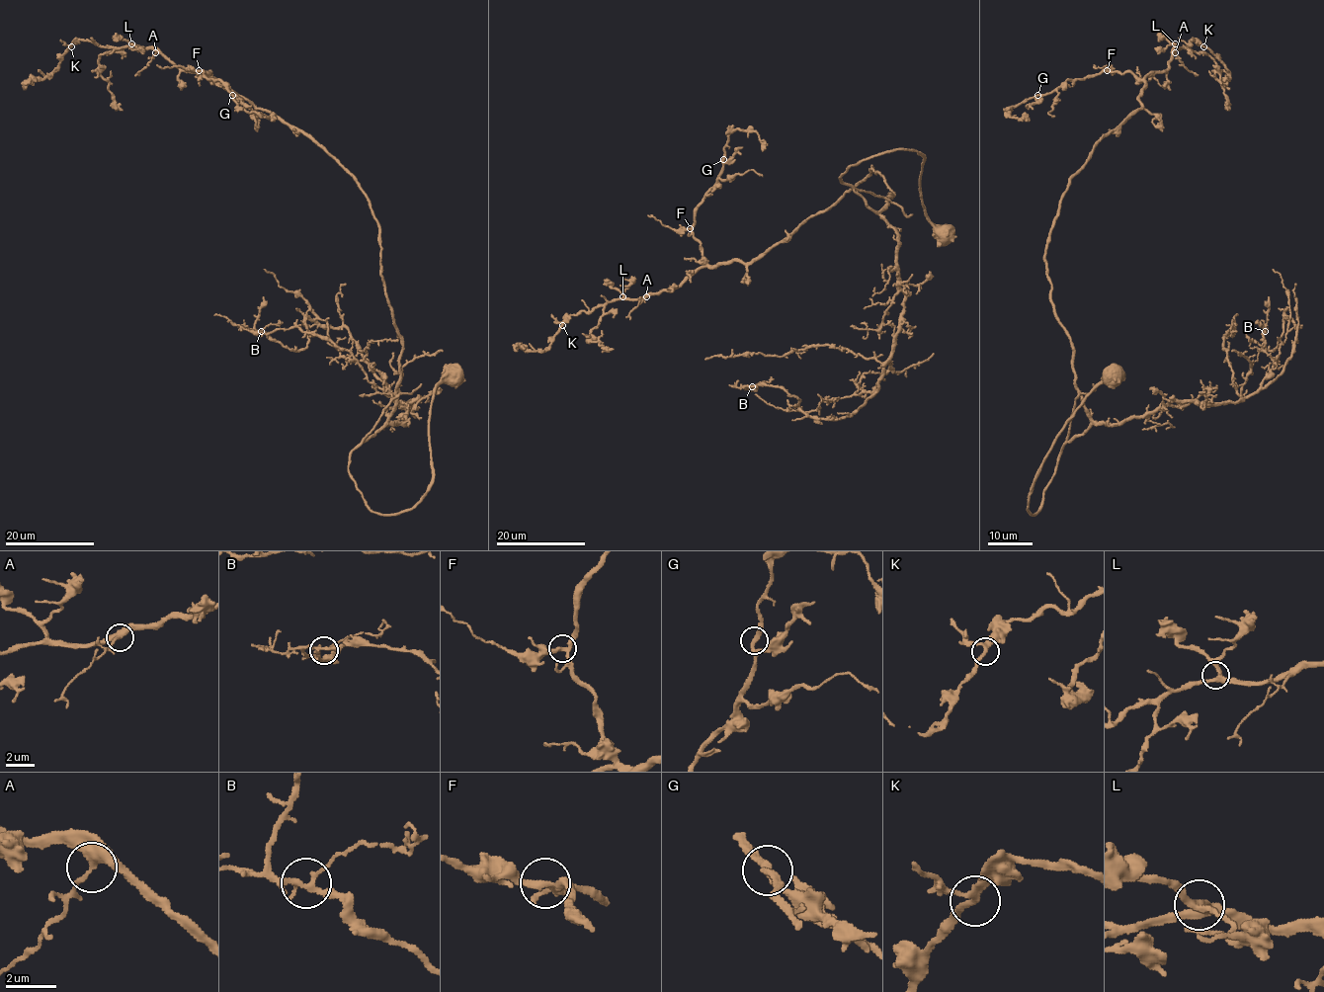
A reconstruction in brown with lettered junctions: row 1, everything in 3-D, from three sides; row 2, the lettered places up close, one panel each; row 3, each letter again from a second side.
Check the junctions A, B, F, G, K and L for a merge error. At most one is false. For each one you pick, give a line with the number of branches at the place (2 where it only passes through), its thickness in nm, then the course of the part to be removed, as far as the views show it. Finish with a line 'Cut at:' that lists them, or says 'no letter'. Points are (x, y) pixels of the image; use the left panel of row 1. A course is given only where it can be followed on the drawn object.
Cut at: no letter

